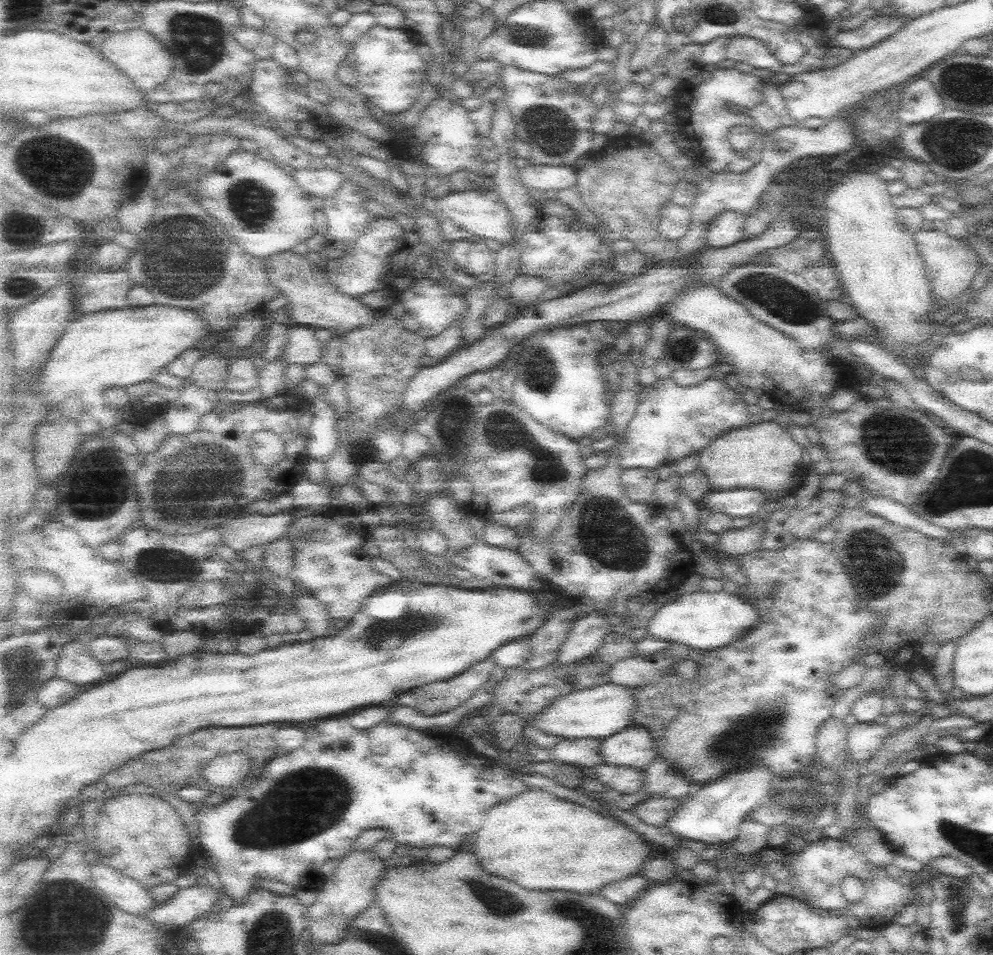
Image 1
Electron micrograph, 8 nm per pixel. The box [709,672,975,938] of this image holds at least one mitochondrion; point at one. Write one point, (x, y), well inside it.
(957, 899)

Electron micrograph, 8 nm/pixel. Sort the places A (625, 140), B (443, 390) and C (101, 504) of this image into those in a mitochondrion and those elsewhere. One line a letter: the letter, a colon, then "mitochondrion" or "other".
A: other
B: other
C: mitochondrion

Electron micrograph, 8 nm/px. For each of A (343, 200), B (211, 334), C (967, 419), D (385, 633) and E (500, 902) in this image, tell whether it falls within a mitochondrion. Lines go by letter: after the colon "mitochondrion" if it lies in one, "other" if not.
A: other
B: other
C: other
D: mitochondrion
E: mitochondrion

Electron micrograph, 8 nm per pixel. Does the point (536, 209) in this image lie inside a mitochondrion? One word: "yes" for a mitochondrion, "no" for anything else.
no

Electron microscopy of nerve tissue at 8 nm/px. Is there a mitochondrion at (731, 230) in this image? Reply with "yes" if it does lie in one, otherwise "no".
no

